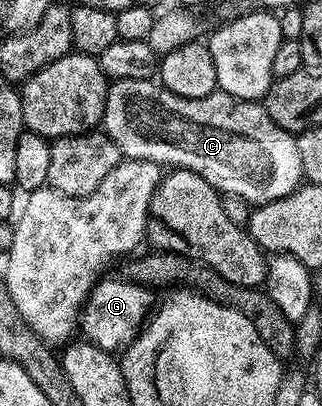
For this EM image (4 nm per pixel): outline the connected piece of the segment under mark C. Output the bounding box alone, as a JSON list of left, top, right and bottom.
[103,80,303,204]

